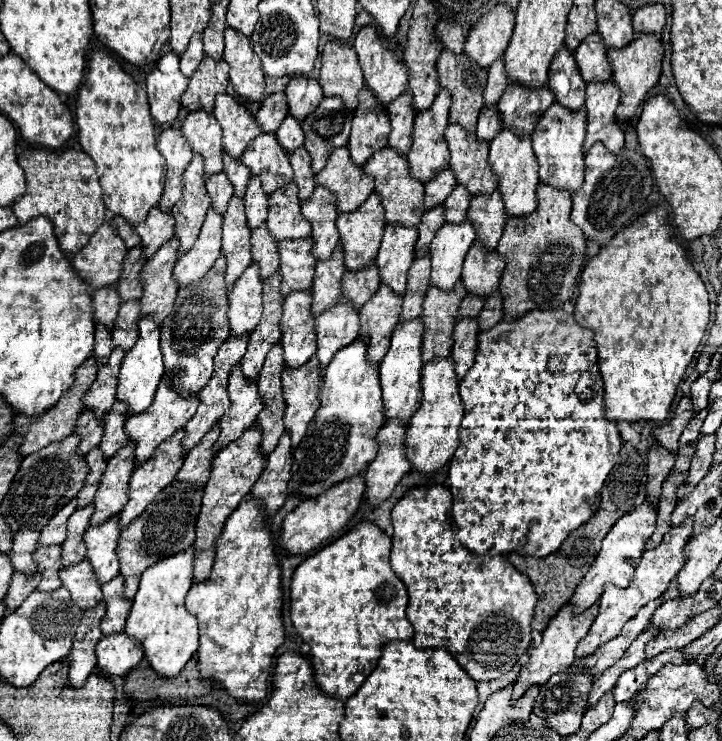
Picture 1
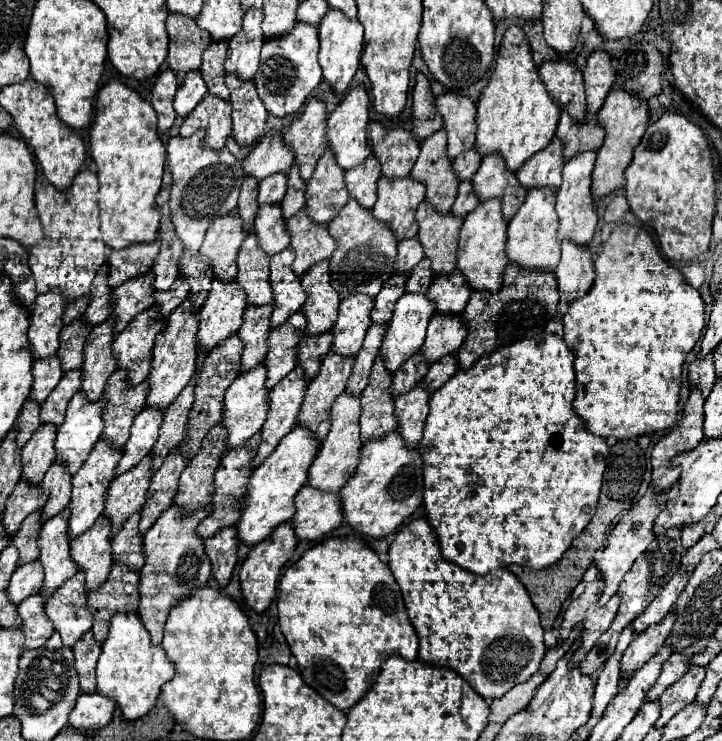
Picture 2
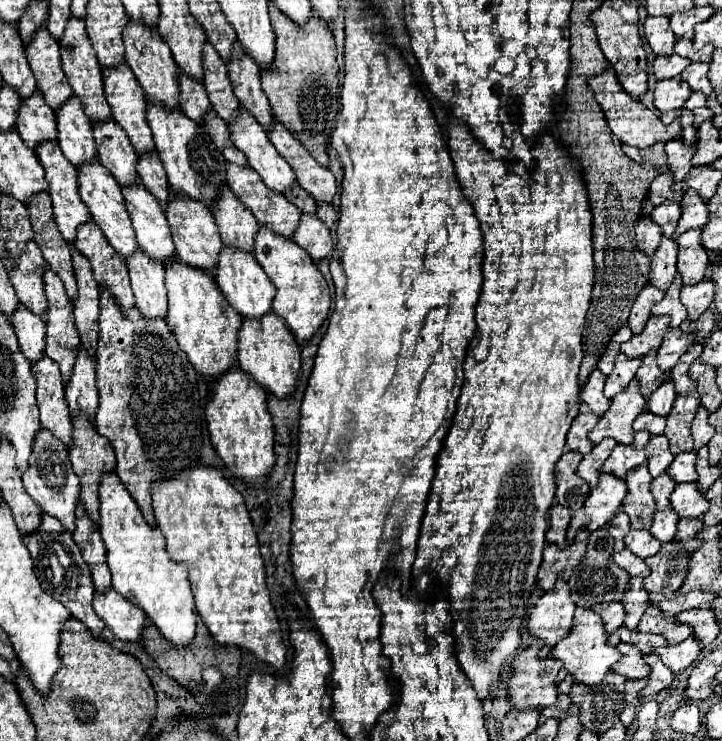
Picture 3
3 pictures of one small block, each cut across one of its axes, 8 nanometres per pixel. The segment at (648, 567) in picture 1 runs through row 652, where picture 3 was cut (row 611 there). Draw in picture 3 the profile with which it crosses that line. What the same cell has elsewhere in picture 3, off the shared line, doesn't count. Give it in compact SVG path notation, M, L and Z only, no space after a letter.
M578 608L574 614L574 626L572 626L570 634L566 638L562 638L550 652L552 658L562 660L562 664L564 664L556 682L564 680L566 674L572 674L574 682L578 682L578 684L586 684L586 686L600 684L604 674L610 670L610 666L614 662L618 662L618 658L622 658L622 654L614 646L606 646L606 638L608 638L608 634L604 632L602 618L590 608Z

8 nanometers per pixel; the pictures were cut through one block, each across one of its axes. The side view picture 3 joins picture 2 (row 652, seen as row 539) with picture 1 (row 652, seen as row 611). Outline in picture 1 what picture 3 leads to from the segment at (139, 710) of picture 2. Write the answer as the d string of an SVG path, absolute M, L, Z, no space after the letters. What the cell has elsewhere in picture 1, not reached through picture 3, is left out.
M188 548L144 570L126 618L124 634L144 646L144 658L160 676L176 676L198 652L198 622L184 608L186 594L192 586L192 558L194 550Z

